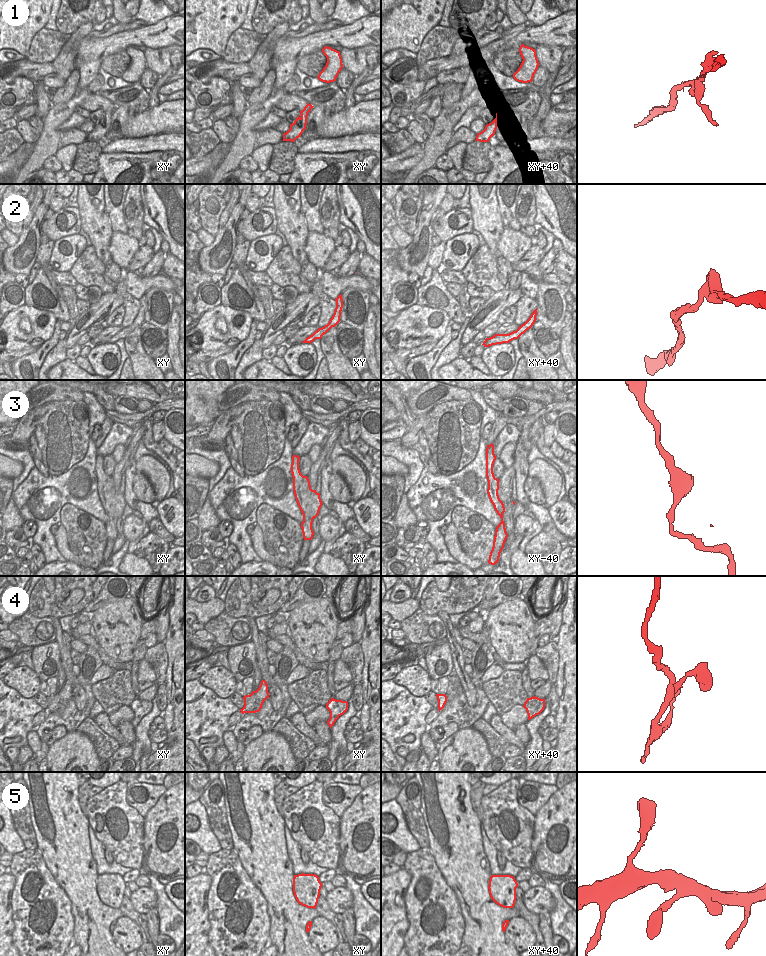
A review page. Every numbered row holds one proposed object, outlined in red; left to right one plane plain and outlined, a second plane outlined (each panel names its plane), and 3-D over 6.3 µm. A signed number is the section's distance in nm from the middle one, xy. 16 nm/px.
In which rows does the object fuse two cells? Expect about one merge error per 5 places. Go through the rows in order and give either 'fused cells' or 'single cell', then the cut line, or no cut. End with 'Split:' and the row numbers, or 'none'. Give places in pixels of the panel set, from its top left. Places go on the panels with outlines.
1: fused cells; cut in xy+40 along (534, 50), (532, 54), (526, 55), (521, 64)
2: single cell; no cut
3: single cell; no cut
4: single cell; no cut
5: single cell; no cut
Split: 1

